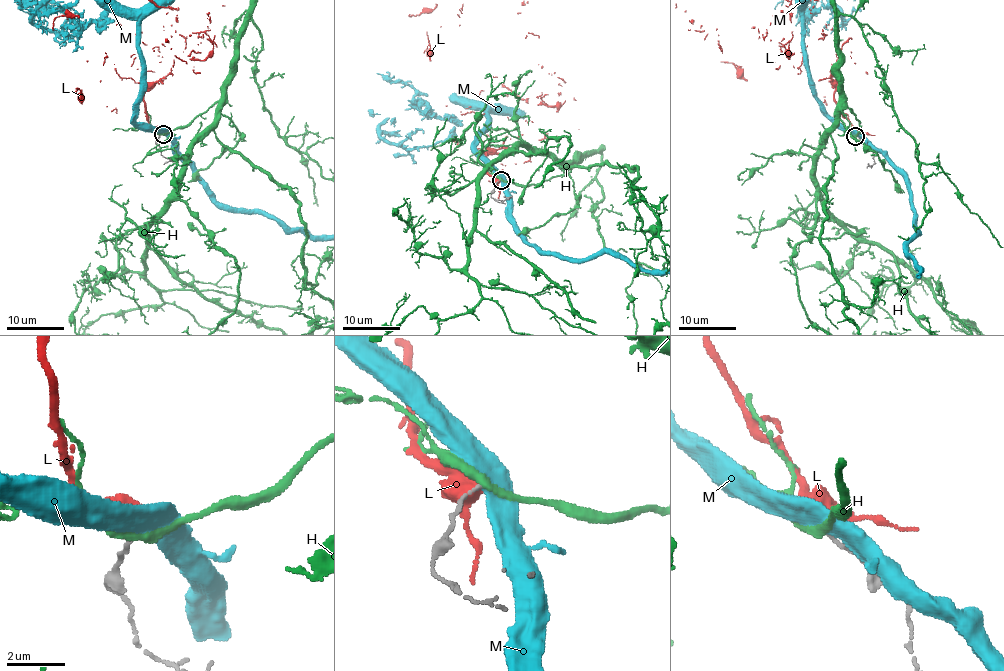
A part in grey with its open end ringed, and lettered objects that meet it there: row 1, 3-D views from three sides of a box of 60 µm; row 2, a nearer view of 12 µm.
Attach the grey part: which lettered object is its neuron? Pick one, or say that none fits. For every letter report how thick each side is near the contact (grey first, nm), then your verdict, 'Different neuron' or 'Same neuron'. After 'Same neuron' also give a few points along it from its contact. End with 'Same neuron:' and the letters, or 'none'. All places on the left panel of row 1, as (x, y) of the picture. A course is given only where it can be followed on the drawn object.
H: Thickness 120 nm (grey) against 300 nm. Same neuron
L: Thickness 130 nm (grey) against 460 nm. Different neuron
M: Thickness 120 nm (grey) against 750 nm. Different neuron
Same neuron: H

